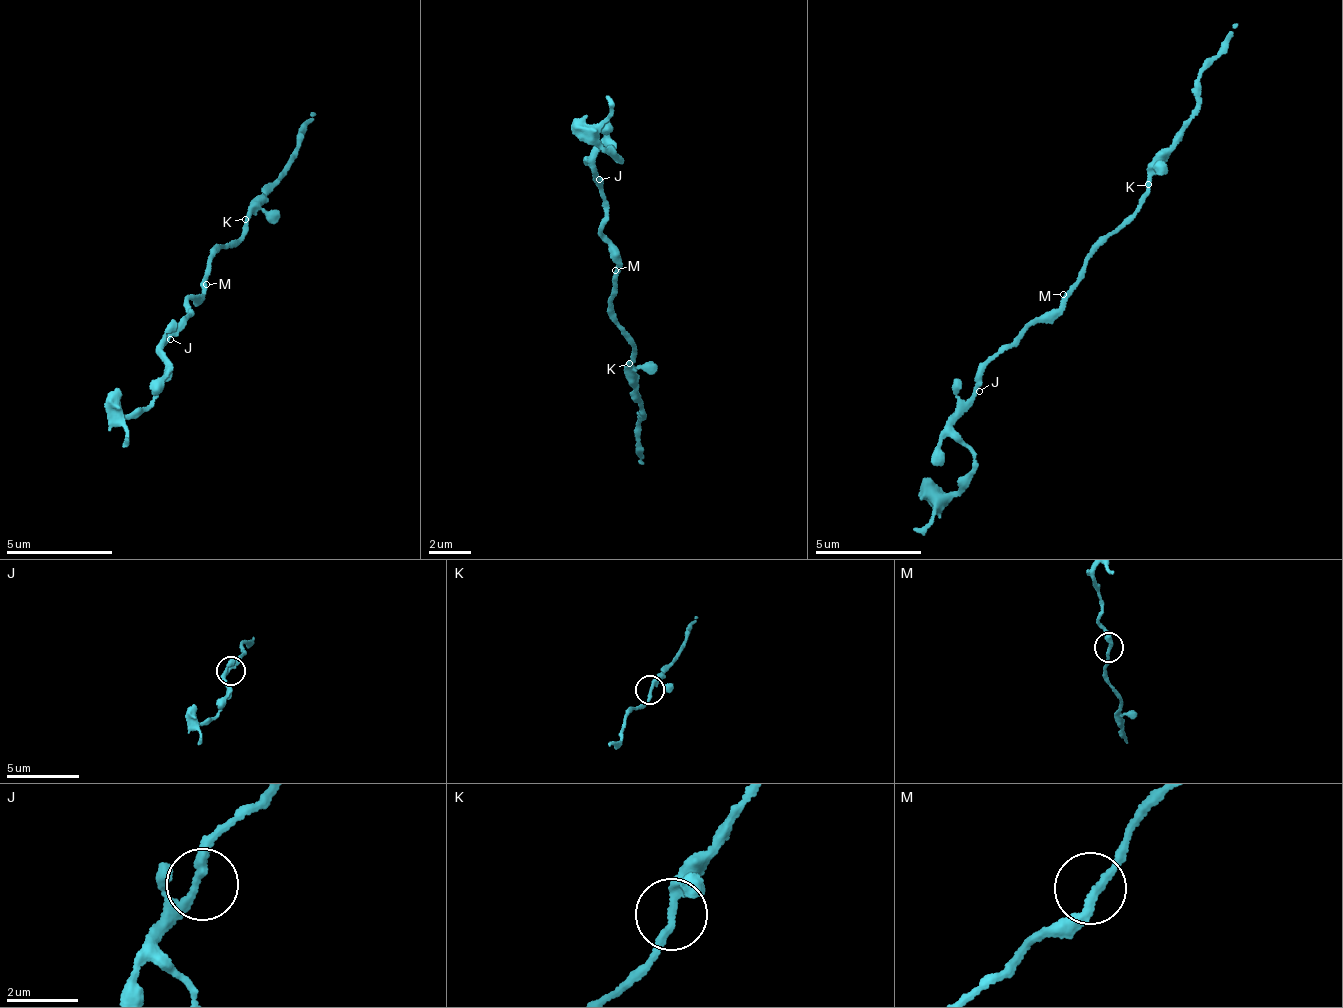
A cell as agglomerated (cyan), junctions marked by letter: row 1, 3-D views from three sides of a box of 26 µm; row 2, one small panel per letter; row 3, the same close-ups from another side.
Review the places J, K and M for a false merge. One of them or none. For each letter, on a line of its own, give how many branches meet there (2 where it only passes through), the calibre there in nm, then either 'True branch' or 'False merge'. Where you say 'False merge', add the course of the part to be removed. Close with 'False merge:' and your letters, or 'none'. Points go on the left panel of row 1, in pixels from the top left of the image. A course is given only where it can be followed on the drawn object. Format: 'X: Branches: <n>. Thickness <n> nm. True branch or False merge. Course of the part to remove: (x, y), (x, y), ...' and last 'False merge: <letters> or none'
J: Branches: 3. Thickness 200 nm. True branch
K: Branches: 3. Thickness 190 nm. True branch
M: Branches: 2. Thickness 200 nm. True branch
False merge: none

